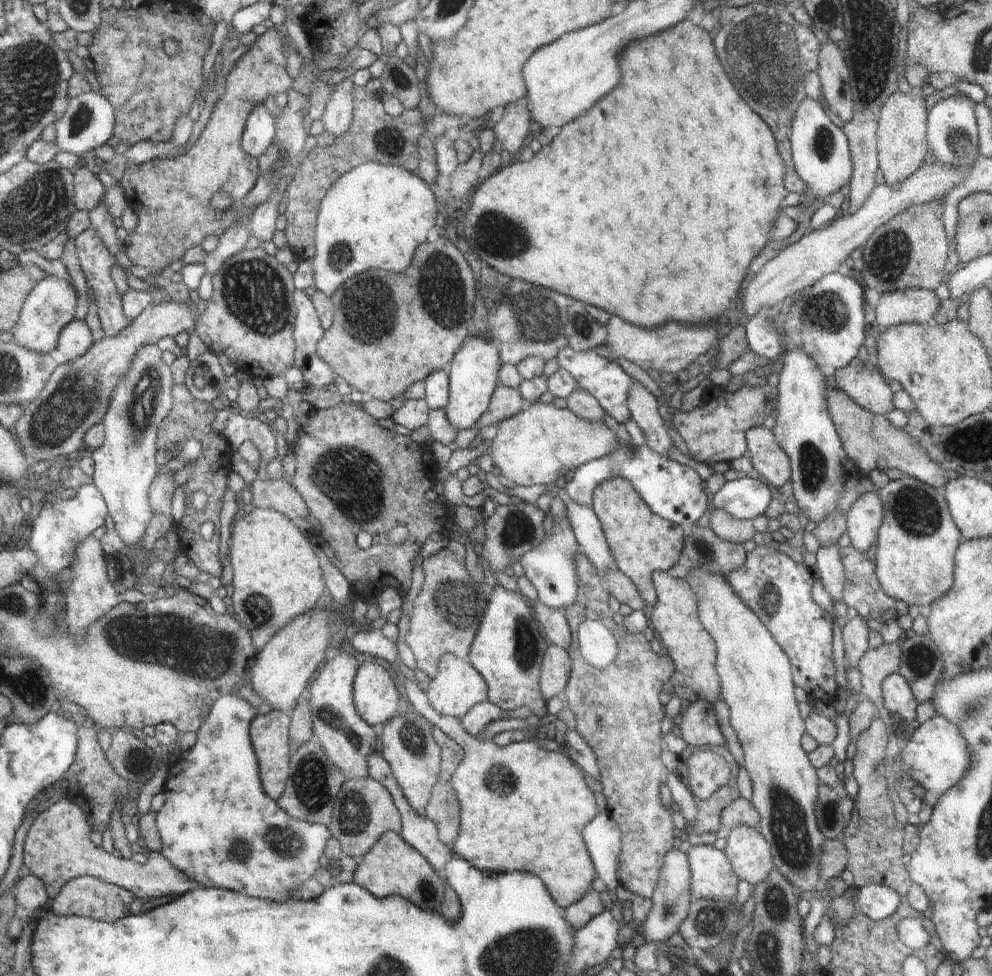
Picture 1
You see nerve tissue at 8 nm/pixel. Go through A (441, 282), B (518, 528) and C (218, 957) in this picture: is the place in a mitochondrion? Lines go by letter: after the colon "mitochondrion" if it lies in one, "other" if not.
A: mitochondrion
B: mitochondrion
C: other

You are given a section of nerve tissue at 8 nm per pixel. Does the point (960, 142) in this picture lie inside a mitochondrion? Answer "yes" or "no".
yes

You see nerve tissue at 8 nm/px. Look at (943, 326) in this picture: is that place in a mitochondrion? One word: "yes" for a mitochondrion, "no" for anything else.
no

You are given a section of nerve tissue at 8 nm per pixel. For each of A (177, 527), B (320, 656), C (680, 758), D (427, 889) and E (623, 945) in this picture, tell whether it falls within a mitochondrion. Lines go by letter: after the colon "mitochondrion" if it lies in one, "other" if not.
A: other
B: other
C: other
D: mitochondrion
E: other

